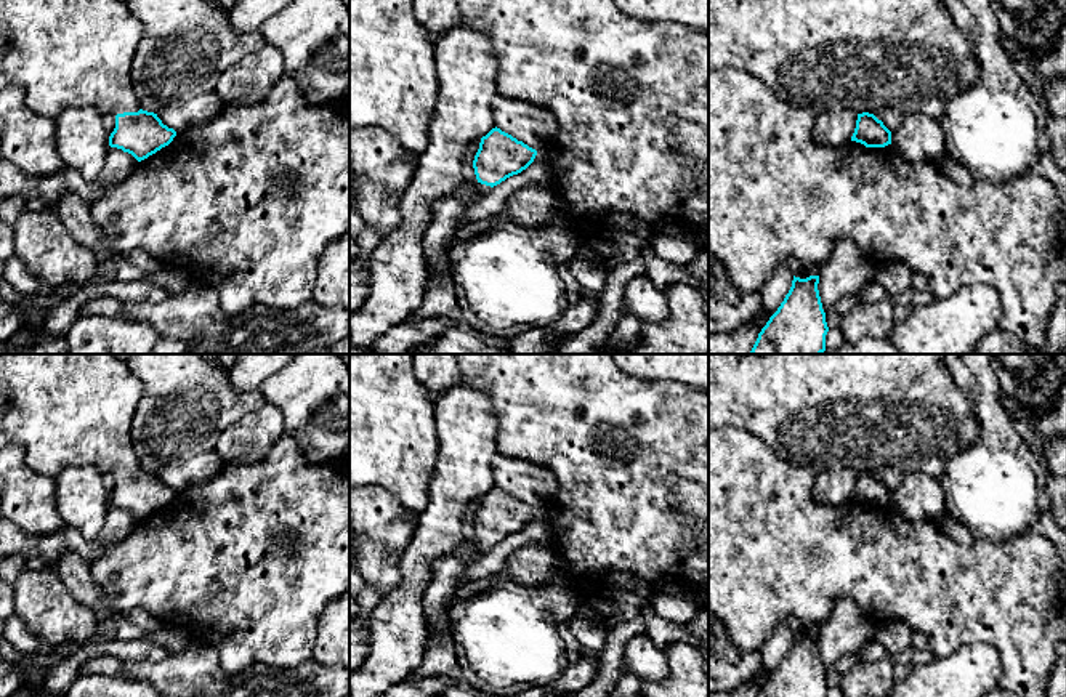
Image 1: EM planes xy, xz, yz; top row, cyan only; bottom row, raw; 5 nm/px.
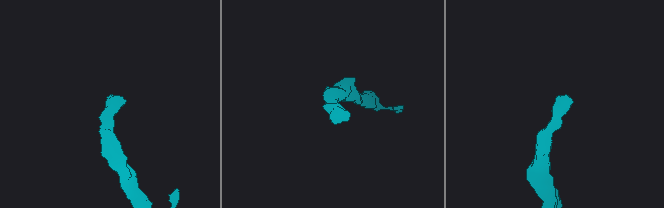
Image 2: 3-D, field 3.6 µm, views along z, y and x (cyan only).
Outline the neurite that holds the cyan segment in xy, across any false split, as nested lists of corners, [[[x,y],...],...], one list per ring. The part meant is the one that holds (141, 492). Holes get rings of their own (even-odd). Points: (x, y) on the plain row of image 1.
[[[0,354],[0,450],[19,444],[27,466],[55,479],[71,466],[91,465],[115,476],[109,505],[131,513],[138,521],[168,505],[176,490],[154,471],[143,469],[131,445],[131,420],[144,393],[144,383],[114,354]]]

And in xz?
[[[497,485],[481,497],[473,519],[478,543],[463,543],[457,554],[444,556],[431,564],[433,575],[423,598],[430,639],[444,630],[447,604],[454,601],[458,586],[465,582],[462,578],[465,569],[483,558],[494,545],[526,529],[535,514],[535,508]]]

